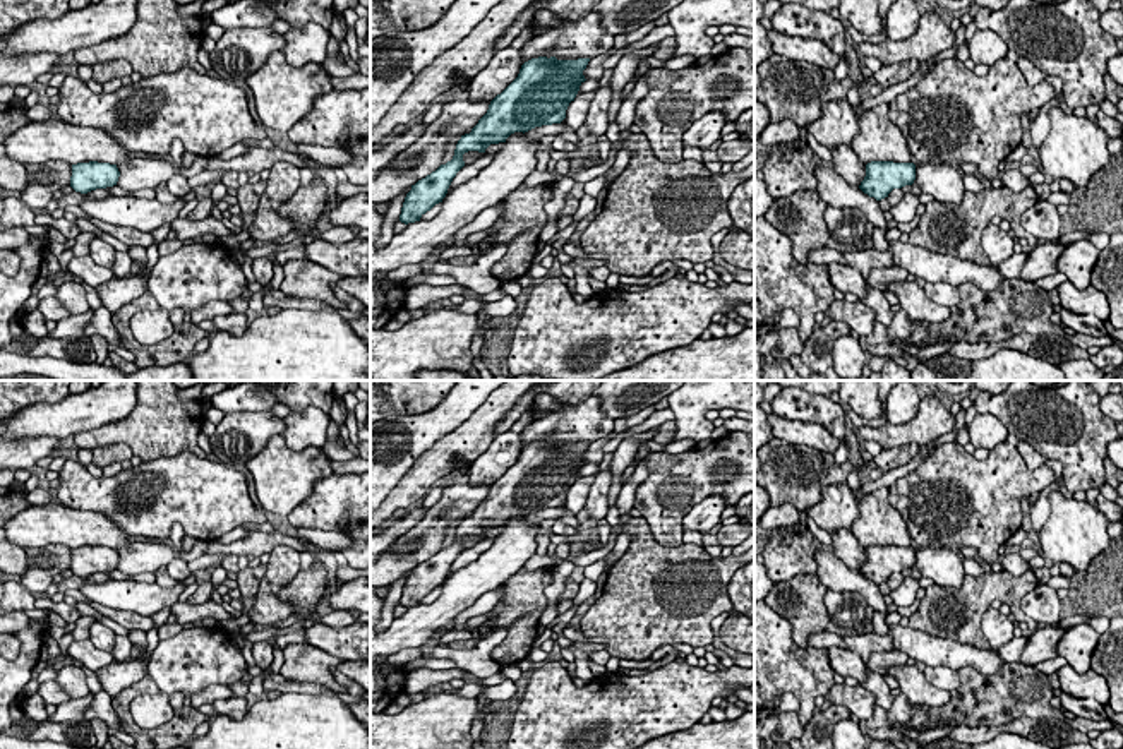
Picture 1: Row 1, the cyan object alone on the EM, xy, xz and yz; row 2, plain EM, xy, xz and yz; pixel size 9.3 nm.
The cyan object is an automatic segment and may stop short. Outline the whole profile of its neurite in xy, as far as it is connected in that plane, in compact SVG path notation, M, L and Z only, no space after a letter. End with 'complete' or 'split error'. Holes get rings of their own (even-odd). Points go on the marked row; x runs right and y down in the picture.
M77 163L72 165L70 187L75 192L87 194L96 189L106 189L117 185L120 171L117 165L110 163Z | complete

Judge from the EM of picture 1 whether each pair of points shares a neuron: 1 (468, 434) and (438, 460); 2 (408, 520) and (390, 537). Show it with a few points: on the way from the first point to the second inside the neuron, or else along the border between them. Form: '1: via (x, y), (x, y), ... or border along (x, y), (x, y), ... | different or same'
1: via (462, 441), (444, 456) | same
2: via (403, 523), (395, 532) | same

